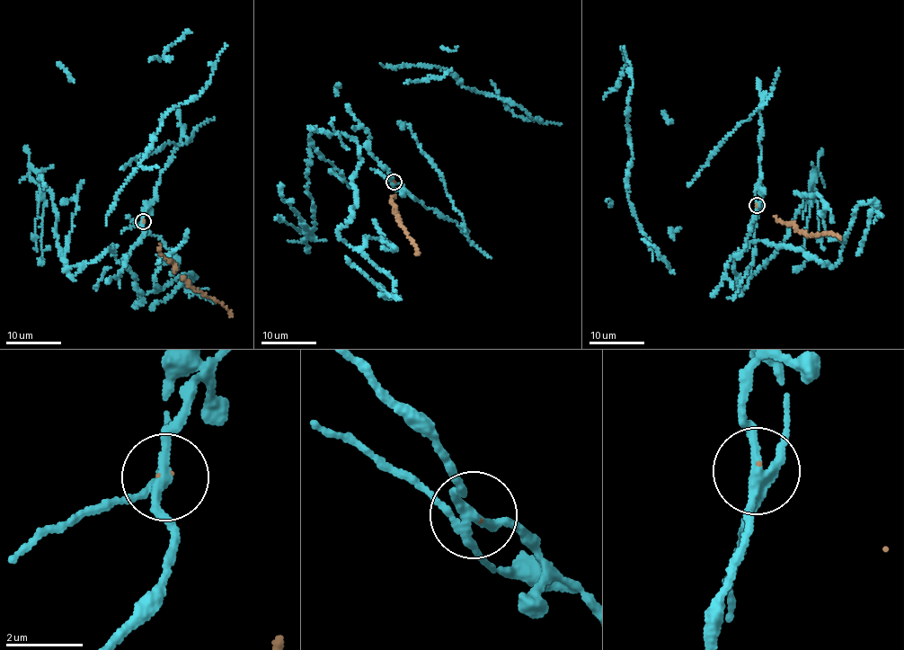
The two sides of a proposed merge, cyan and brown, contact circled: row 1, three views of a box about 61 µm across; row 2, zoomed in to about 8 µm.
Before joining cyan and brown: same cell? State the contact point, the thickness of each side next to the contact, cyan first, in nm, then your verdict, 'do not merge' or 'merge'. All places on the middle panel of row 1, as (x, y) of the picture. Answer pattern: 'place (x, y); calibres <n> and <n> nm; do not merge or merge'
place (394, 182); calibres 240 and 30 nm; do not merge

